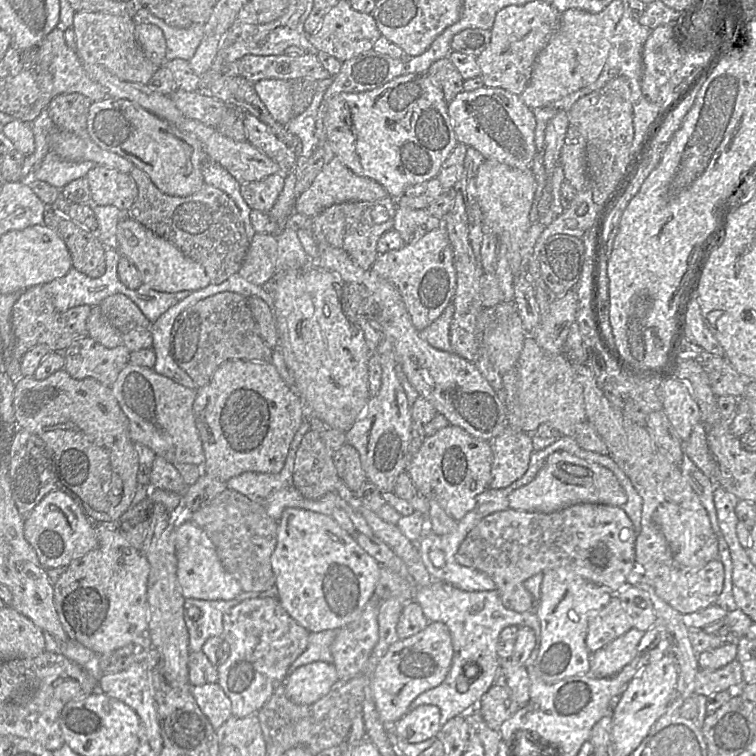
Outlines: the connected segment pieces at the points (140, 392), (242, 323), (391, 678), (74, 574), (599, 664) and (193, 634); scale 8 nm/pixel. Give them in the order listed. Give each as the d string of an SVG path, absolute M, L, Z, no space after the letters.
M130 362L110 388L128 418L130 437L134 443L149 447L156 456L161 456L173 464L203 466L205 453L194 413L197 390L160 375L153 368L133 365Z
M220 292L197 301L184 309L175 319L171 332L171 356L192 378L197 388L206 386L215 371L226 361L241 359L257 362L270 362L273 349L263 341L257 323L248 305L247 297L234 292Z
M429 622L421 632L392 644L370 677L370 690L383 723L386 726L393 725L410 710L410 704L416 697L440 685L450 671L452 657L453 647L450 632L442 622Z
M95 525L95 531L97 547L65 567L54 585L54 602L69 638L102 655L148 634L150 564L118 528Z
M632 627L604 647L590 652L590 674L606 678L619 673L636 656L643 635L643 631Z
M276 585L263 592L241 592L232 600L203 600L186 598L185 609L196 606L201 610L201 617L192 621L188 614L184 615L189 633L189 648L191 652L202 651L204 643L211 637L223 637L223 617L232 607L242 601L253 598L277 598Z

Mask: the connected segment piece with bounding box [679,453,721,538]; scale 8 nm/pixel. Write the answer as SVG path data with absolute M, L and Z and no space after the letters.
M685 453L679 468L682 475L687 479L692 489L698 495L701 504L706 509L711 527L718 538L718 534L721 534L721 531L718 525L717 513L713 500L713 492L716 486Z

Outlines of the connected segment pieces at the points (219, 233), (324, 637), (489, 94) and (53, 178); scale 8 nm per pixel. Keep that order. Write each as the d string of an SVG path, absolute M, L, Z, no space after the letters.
M134 166L130 175L137 184L138 195L125 216L143 224L199 263L212 284L220 284L239 271L250 242L232 198L206 183L192 195L171 196L160 191L140 168Z
M338 629L311 632L308 636L308 644L305 651L291 664L289 673L294 672L298 667L322 661L333 664L331 644L338 634Z
M486 86L462 91L448 103L448 114L458 143L473 147L485 160L495 160L519 170L530 169L537 152L534 143L536 120L520 95Z
M48 151L40 167L34 172L34 178L47 182L61 190L71 181L85 177L96 166L92 161L68 161L53 151Z

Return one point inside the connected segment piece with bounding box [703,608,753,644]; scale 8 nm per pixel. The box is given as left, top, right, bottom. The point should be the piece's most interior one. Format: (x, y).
(730, 629)

